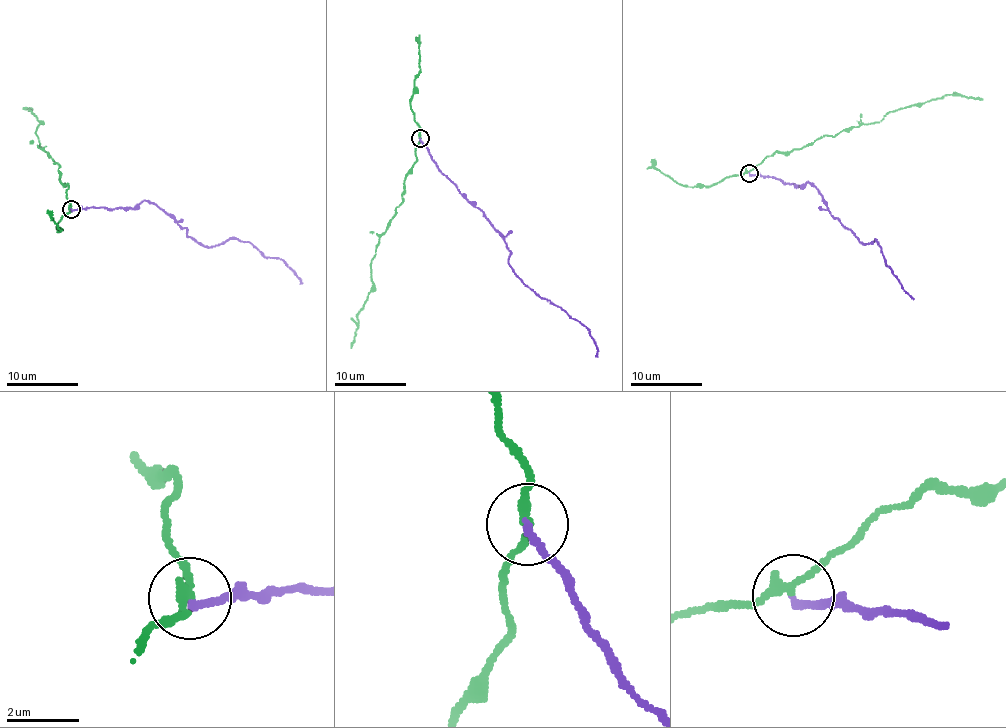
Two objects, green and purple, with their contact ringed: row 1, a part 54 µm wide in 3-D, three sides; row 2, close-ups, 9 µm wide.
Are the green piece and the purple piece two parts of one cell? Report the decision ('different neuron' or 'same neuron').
different neuron

